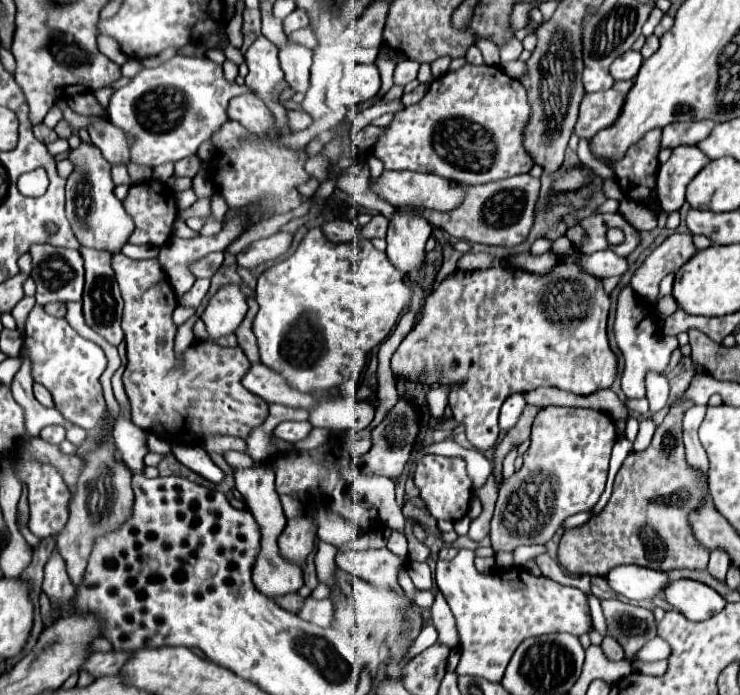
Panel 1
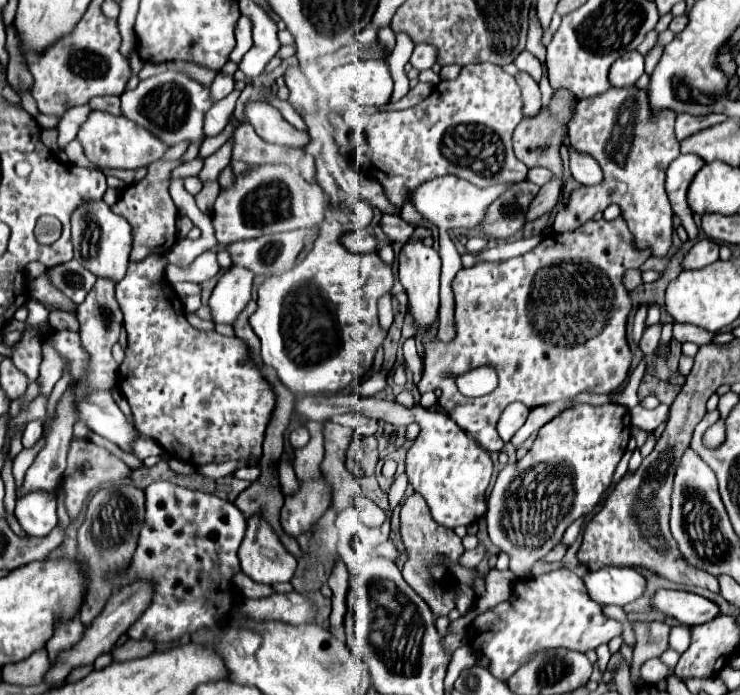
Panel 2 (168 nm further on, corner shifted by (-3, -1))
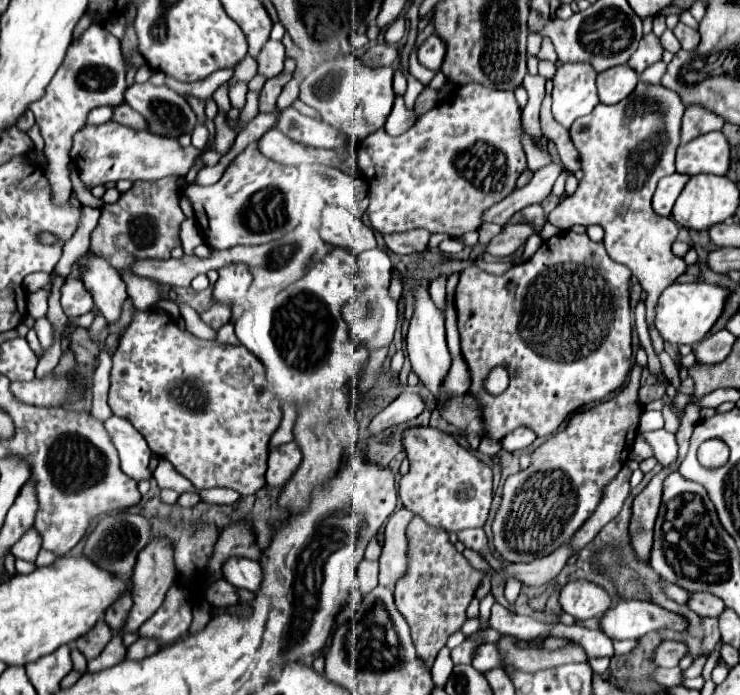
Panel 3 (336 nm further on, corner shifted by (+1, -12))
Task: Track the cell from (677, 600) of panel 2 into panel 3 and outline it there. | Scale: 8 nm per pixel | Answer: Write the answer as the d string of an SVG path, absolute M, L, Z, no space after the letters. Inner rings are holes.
M627 600L627 602L621 602L617 606L613 606L611 610L607 610L607 614L603 616L601 620L601 628L603 632L609 636L609 638L641 638L653 630L663 630L663 628L669 628L669 630L675 630L675 632L683 632L689 628L689 620L683 618L681 614L675 614L675 612L669 612L665 610L663 606L655 604L655 602L647 602L647 600Z

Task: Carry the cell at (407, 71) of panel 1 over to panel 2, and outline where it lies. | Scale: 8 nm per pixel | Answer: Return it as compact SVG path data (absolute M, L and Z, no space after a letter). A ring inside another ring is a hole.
M415 45L415 51L411 55L411 63L415 69L431 69L433 63L437 61L437 51L433 45Z

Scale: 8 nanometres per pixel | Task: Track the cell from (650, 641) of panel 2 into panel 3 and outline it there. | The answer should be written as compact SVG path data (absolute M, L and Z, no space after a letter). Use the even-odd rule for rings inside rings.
M663 640L655 650L653 650L653 656L651 656L651 662L655 666L661 666L661 668L673 668L679 664L679 660L685 656L687 652L687 646L683 642L671 642L671 640Z

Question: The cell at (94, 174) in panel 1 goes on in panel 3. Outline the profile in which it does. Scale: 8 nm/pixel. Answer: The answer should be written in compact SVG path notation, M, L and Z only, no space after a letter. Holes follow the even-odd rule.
M87 250L87 254L81 256L79 270L87 292L95 300L95 306L101 308L109 324L115 322L127 298L121 274L103 256L95 254L93 250Z

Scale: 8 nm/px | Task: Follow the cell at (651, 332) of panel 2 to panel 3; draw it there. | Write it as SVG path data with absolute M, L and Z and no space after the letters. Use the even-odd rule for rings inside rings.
M635 364L631 370L631 378L627 388L623 388L621 394L607 402L599 402L579 414L575 414L563 430L557 434L551 434L533 454L531 454L531 466L509 476L503 484L501 492L501 504L495 514L495 520L491 524L493 530L493 546L497 554L505 562L517 562L521 556L525 560L547 556L567 544L573 534L583 526L583 522L591 516L591 512L597 508L605 486L617 476L617 472L623 468L623 462L629 456L633 434L639 426L641 406L637 400L639 390L639 378L641 378L641 366Z

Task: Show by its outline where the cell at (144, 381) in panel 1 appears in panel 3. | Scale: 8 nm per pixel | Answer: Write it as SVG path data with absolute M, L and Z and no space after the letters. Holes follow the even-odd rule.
M135 308L133 318L125 330L125 334L121 336L119 348L113 354L113 368L111 368L111 388L109 388L109 406L113 410L115 416L121 416L125 420L129 420L147 440L151 452L159 454L161 458L169 460L175 470L179 474L183 474L195 488L203 490L203 488L215 488L215 486L223 486L223 488L233 488L237 490L241 496L245 494L255 494L263 484L265 484L265 470L267 470L267 454L269 454L269 438L271 434L279 428L281 422L281 410L279 410L279 400L273 392L269 392L269 384L265 380L265 372L263 372L263 364L259 364L259 360L255 360L255 356L251 356L251 352L247 352L247 348L239 346L231 346L231 344L219 344L215 340L203 340L193 336L191 332L181 330L171 318L169 314L161 314L155 310L139 310Z

